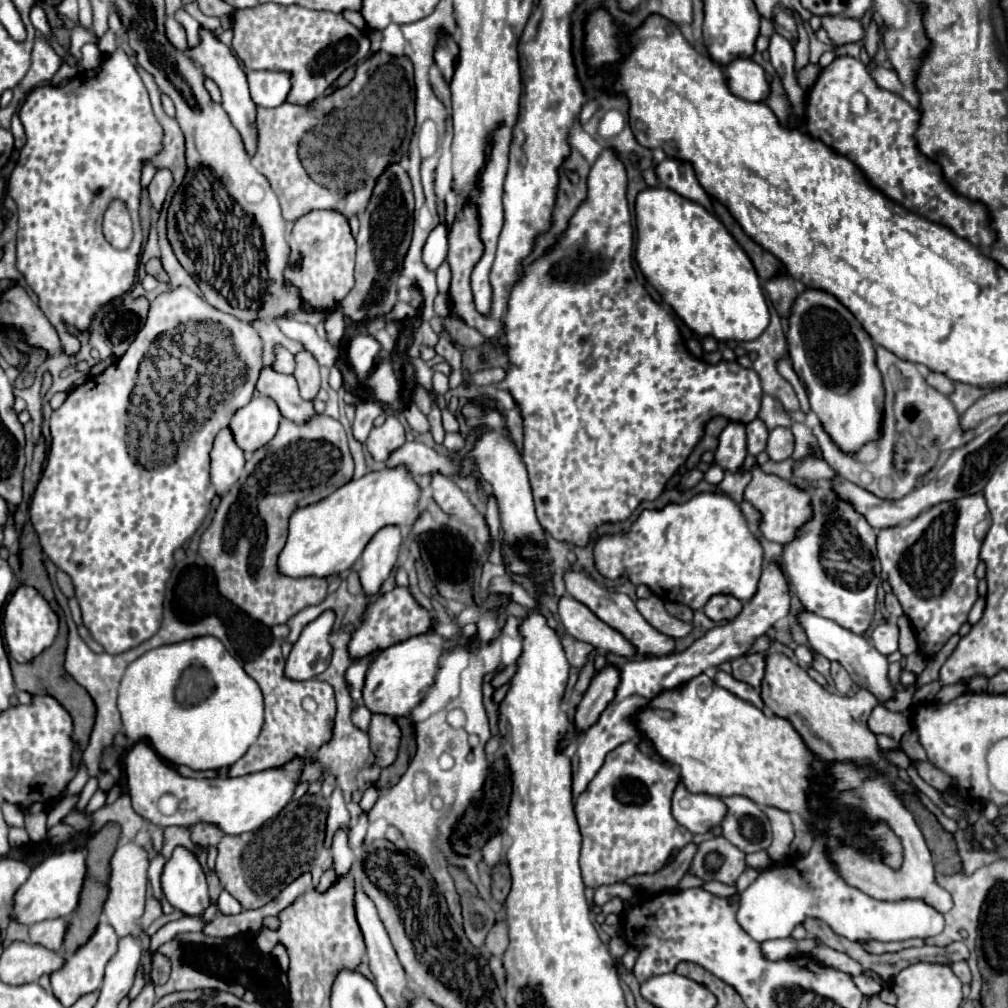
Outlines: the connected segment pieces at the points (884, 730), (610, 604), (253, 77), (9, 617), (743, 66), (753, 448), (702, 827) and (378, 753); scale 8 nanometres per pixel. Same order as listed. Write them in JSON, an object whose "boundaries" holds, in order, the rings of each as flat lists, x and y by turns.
{"boundaries":[[[878,705,868,719,868,727,876,735,890,735,890,711,884,705]],[[566,571,564,573,564,583,566,583,566,593,570,597,574,597,576,601,584,603,596,617,600,617,604,623,608,623,612,629,620,631,630,643,632,647,636,649,638,655,644,655,644,657,666,657,666,655,672,655,674,649,676,649,676,643,672,637,660,633,658,629,654,629,636,609,634,601,630,601,624,593,610,593,610,591,604,591,602,587,598,587,590,577,586,577,584,573,578,573,578,571]],[[248,71,252,101,260,107,278,107,286,101,292,89,290,75,286,71]],[[18,587,4,609,4,639,10,657,16,659,18,663,32,661,36,655,40,655,46,647,52,645,56,633,58,633,58,617,48,605,48,601,44,601,34,587]],[[738,57,724,65,724,75,730,91,746,101,764,101,770,93,764,69,752,59]],[[754,419,746,425,746,435,748,435,748,453,758,455,766,447,768,439,768,429,760,419]],[[680,783,672,797,672,815,690,833,708,833,726,815,726,805,714,795,694,795]],[[372,715,370,721,370,747,376,763,380,767,388,767,396,759,400,743,400,727,390,715]]]}

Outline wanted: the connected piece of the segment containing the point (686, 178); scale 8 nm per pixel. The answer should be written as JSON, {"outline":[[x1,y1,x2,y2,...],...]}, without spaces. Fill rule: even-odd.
{"outline":[[668,157,656,165,656,175,668,189,672,189,672,191,680,193,682,197,696,201,696,203,704,205,708,211,712,211,712,203,708,199,708,193,698,183,696,173,688,161]]}

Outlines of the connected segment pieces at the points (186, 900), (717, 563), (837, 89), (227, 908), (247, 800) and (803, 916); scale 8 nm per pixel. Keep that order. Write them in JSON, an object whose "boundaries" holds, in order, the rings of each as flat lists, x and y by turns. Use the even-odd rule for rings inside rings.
{"boundaries":[[[176,847,162,869,162,889,168,903,186,915,200,915,210,905,204,869,194,851]],[[698,493,688,503,668,503,662,509,644,509,626,533,600,535,594,545,594,563,598,573,608,579,624,575,634,585,646,585,662,601,702,609,716,593,728,593,740,601,748,601,756,593,762,575,762,547,750,533,740,507,726,493]],[[840,55,828,67,824,67,806,93,804,131,812,139,820,139,836,153,848,157,864,173,870,185,874,185,892,201,938,225,948,227,958,237,970,241,976,247,990,247,994,243,994,233,988,227,988,213,984,205,952,191,952,187,942,177,940,167,918,151,914,143,918,119,918,109,900,99,896,93,880,89,866,65,850,55],[856,91,862,91,870,103,864,117,854,117,848,109,850,97]],[[222,891,218,897,218,909,224,915,238,915,242,911,242,905,238,899,234,899,228,891]],[[138,743,126,755,124,773,126,773,126,787,132,797,134,811,148,819,158,827,186,827,190,829,196,823,212,823,226,835,240,835,246,831,256,831,264,825,264,821,278,815,284,805,290,801,296,781,300,777,304,761,294,759,280,769,266,769,260,773,244,775,244,777,214,777,214,779,188,779,182,777,176,769,168,767,152,747,146,743],[162,795,174,795,178,799,178,809,174,815,162,815,158,809,158,799]],[[828,831,816,835,806,857,780,861,770,869,764,869,758,879,740,893,736,919,754,941,762,943,770,939,786,939,794,927,802,925,808,917,824,921,834,933,844,935,850,941,904,941,910,937,928,939,942,931,942,913,928,907,924,899,876,901,870,895,864,895,860,889,848,885,836,871,836,863,830,857,828,839]]]}

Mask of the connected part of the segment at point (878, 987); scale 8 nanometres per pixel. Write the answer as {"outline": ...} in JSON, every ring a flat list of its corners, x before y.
{"outline":[[856,975,852,977,852,981,856,983,856,987,862,991,862,995,874,995,874,993,880,993,882,991,882,983,876,981,874,977,868,977,868,975]]}

